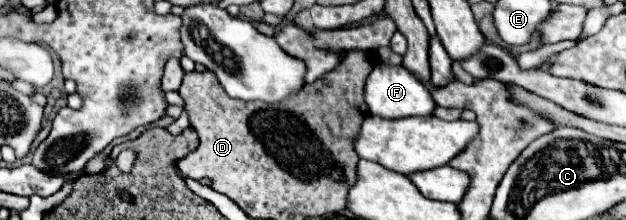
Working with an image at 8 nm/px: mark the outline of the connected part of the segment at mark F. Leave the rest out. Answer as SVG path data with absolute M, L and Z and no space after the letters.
M376 64L366 80L366 104L372 114L382 118L408 118L408 116L432 116L438 108L426 86L404 66Z

